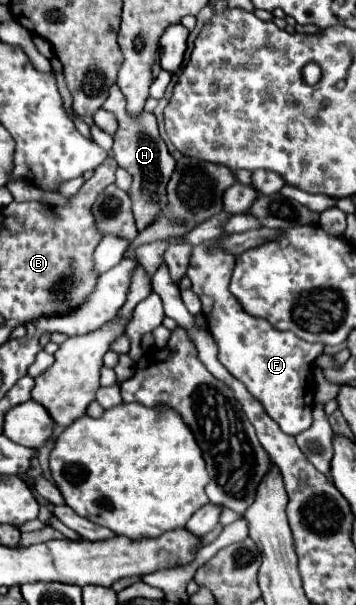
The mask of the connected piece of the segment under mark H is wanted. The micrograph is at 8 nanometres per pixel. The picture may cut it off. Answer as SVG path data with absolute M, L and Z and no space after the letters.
M117 83L109 87L109 97L107 97L102 108L113 113L117 117L117 133L113 135L115 145L113 145L113 155L115 161L119 163L119 167L127 169L133 177L131 189L129 189L129 197L133 203L133 215L137 221L137 229L143 231L145 227L153 225L157 221L157 217L163 213L163 209L167 207L167 193L165 187L173 175L175 169L175 159L169 155L165 141L159 137L157 131L157 121L155 121L154 113L143 111L141 115L133 117L126 110L127 101L119 91Z

